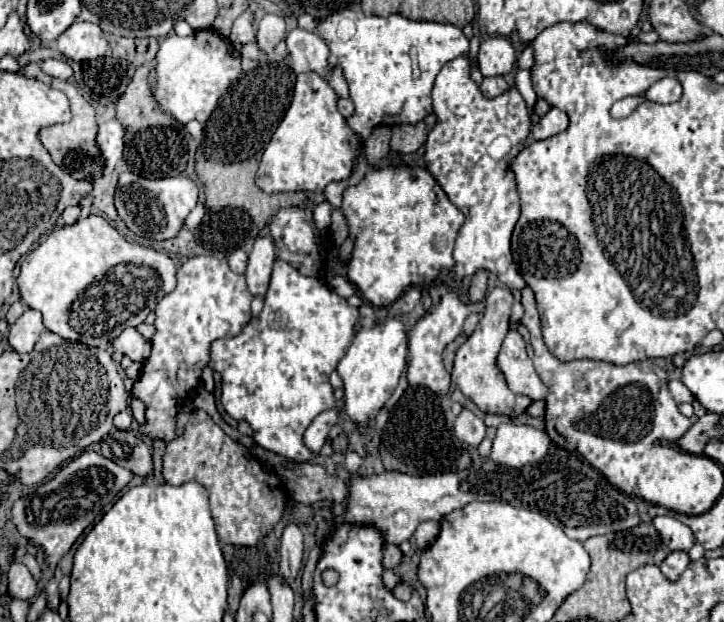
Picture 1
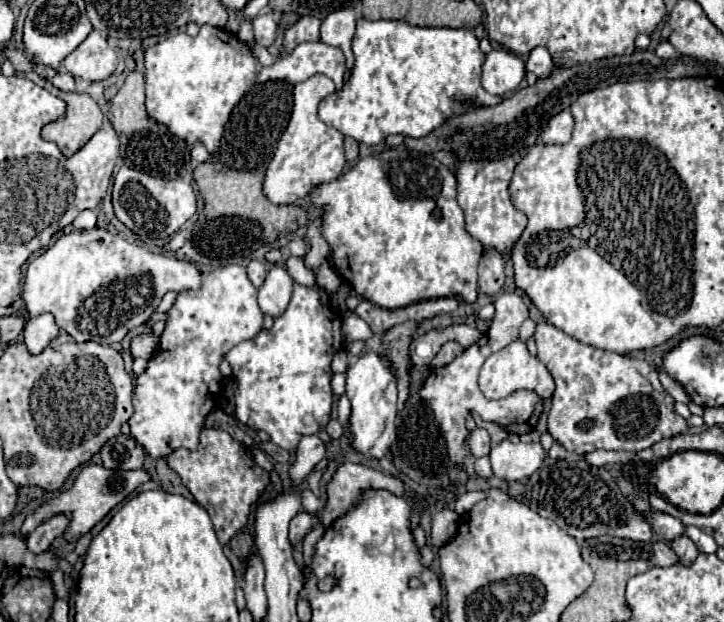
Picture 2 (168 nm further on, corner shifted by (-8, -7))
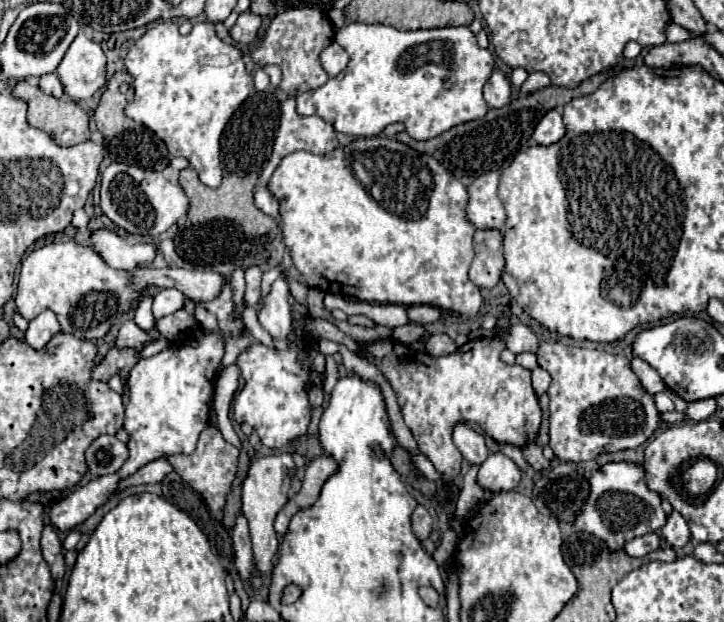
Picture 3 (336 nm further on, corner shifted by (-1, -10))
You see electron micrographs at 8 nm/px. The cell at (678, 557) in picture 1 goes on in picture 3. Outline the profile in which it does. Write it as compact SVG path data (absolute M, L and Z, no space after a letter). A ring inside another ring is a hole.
M672 509L672 513L668 515L668 521L666 525L662 527L662 537L666 539L668 545L672 545L674 549L682 549L688 539L690 539L690 529L688 529L688 523L686 519Z

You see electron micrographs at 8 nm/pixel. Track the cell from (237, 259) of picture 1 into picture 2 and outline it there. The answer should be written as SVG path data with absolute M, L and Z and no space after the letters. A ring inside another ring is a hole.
M253 260L253 262L249 262L249 266L247 266L249 280L253 282L253 286L255 286L255 288L259 288L259 286L263 284L263 280L265 280L265 272L267 272L267 266L265 266L263 262Z

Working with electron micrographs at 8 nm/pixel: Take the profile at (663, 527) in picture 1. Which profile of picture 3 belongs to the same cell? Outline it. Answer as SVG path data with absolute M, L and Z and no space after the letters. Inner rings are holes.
M620 461L602 465L590 477L590 495L586 497L584 507L572 521L572 527L576 531L590 533L602 539L612 553L622 551L624 543L634 537L642 537L646 533L662 529L666 523L666 513L662 511L660 495L648 489L644 477L646 477L644 467L638 463Z

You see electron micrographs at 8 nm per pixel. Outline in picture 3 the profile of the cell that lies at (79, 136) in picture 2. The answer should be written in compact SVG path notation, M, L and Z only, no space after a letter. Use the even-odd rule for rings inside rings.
M20 81L14 89L12 95L16 99L24 99L28 103L28 123L32 127L38 127L42 131L46 131L60 147L72 147L76 143L82 143L90 139L90 127L88 127L88 115L86 111L74 103L74 101L62 101L62 99L54 99L52 95L42 93L40 87L30 85L28 81Z

